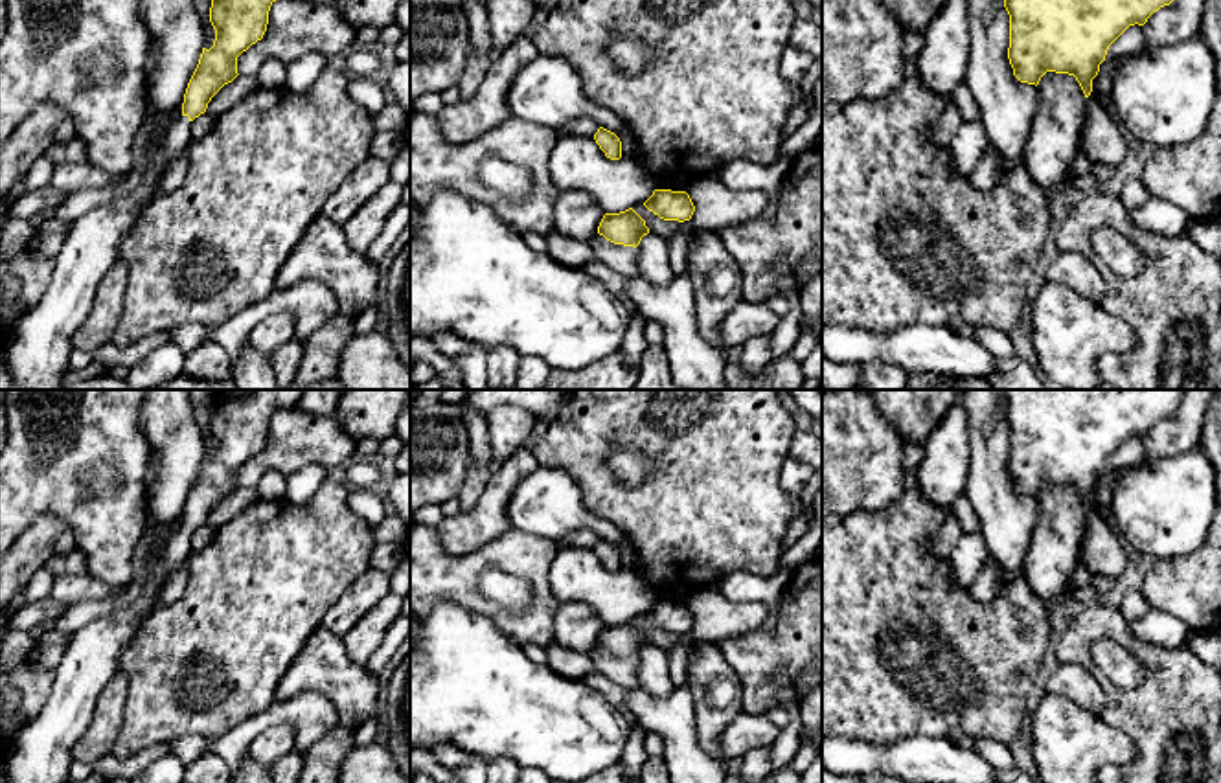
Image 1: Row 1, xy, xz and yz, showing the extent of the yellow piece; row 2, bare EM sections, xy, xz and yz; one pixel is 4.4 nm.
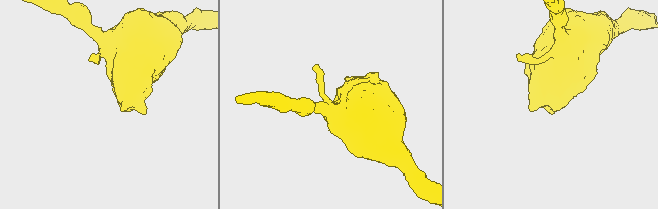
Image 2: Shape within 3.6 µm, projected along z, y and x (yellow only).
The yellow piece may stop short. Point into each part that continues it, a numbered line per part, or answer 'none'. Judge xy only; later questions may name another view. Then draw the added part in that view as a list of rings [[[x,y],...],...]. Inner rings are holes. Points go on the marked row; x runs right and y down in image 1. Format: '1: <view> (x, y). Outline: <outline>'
1: xy (177, 138). Outline: [[[180,116],[165,132],[160,142],[164,153],[165,171],[177,162],[177,158],[188,151],[191,143],[191,121],[188,116]]]

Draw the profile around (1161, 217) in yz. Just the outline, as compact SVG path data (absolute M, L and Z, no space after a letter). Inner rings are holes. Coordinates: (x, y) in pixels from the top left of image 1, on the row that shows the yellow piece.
M1155 197L1131 211L1131 219L1138 230L1164 237L1177 237L1190 224L1188 215L1179 206Z

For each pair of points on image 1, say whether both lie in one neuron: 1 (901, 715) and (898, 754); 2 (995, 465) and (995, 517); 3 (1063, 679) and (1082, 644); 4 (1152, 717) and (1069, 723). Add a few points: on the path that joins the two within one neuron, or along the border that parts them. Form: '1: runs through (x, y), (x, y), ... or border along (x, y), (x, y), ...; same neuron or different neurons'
1: border along (855, 737), (879, 745), (912, 736), (944, 737); different neurons
2: runs through (995, 478), (995, 504); same neuron
3: border along (1060, 662), (1076, 662), (1089, 669), (1104, 692); different neurons
4: border along (1100, 715), (1120, 726), (1137, 750); different neurons

